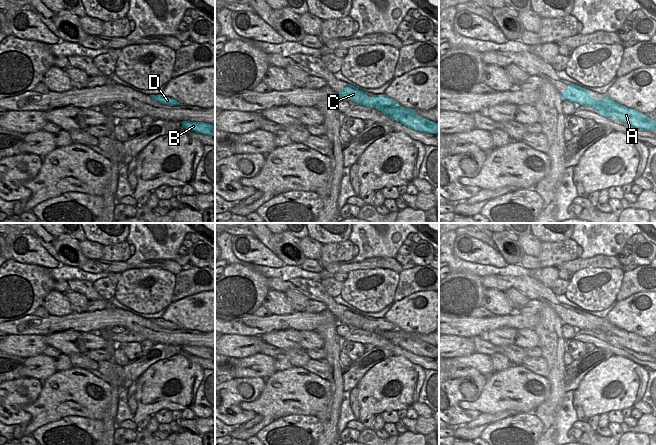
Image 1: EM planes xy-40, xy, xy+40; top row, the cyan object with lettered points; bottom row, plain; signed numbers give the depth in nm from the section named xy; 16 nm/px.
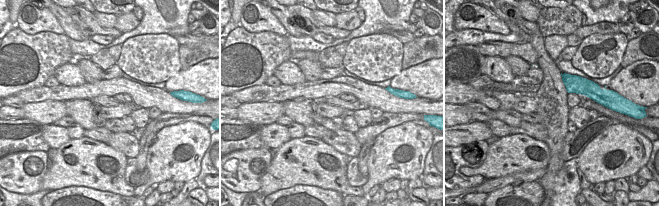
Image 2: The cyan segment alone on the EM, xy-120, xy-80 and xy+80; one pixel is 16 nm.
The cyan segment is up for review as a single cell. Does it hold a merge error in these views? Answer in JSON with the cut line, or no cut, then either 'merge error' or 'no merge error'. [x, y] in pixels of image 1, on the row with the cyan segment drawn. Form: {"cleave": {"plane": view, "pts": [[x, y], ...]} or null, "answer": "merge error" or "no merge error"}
{"cleave": {"plane": "xy", "pts": [[370, 98], [381, 107], [397, 105]]}, "answer": "merge error"}

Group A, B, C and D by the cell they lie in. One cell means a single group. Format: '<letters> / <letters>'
A B C / D

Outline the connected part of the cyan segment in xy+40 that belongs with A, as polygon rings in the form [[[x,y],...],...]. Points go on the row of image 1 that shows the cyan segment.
[[[576,84],[567,85],[566,90],[560,93],[560,95],[563,100],[569,100],[579,105],[592,107],[596,109],[601,116],[618,119],[636,129],[652,132],[656,127],[656,122],[647,114],[620,105],[608,96],[600,100],[594,98],[589,95],[589,90]]]

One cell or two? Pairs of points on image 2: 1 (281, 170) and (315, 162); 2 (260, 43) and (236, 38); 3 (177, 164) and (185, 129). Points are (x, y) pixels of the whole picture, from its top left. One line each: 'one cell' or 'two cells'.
1: one cell
2: one cell
3: one cell

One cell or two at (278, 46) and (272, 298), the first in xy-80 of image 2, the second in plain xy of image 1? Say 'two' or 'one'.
two

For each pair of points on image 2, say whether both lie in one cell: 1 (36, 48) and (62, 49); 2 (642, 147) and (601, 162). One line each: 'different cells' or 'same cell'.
1: same cell
2: same cell

